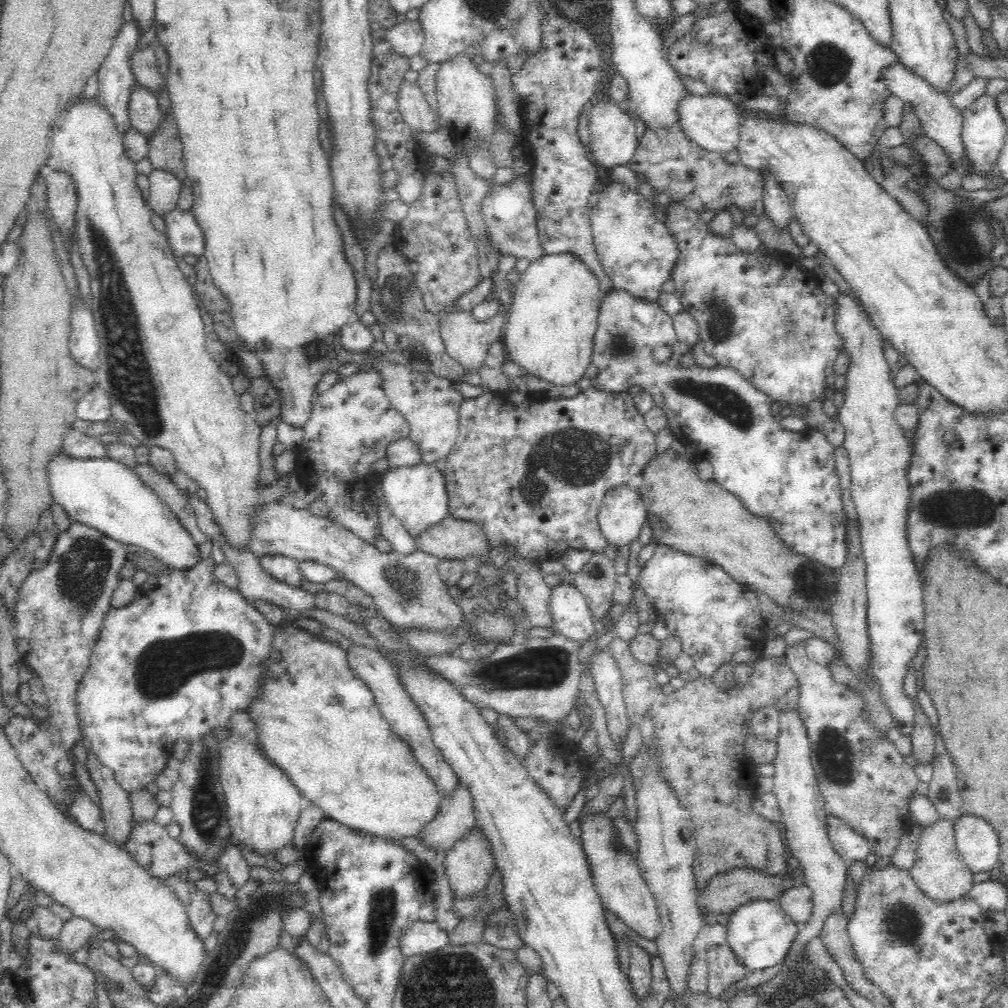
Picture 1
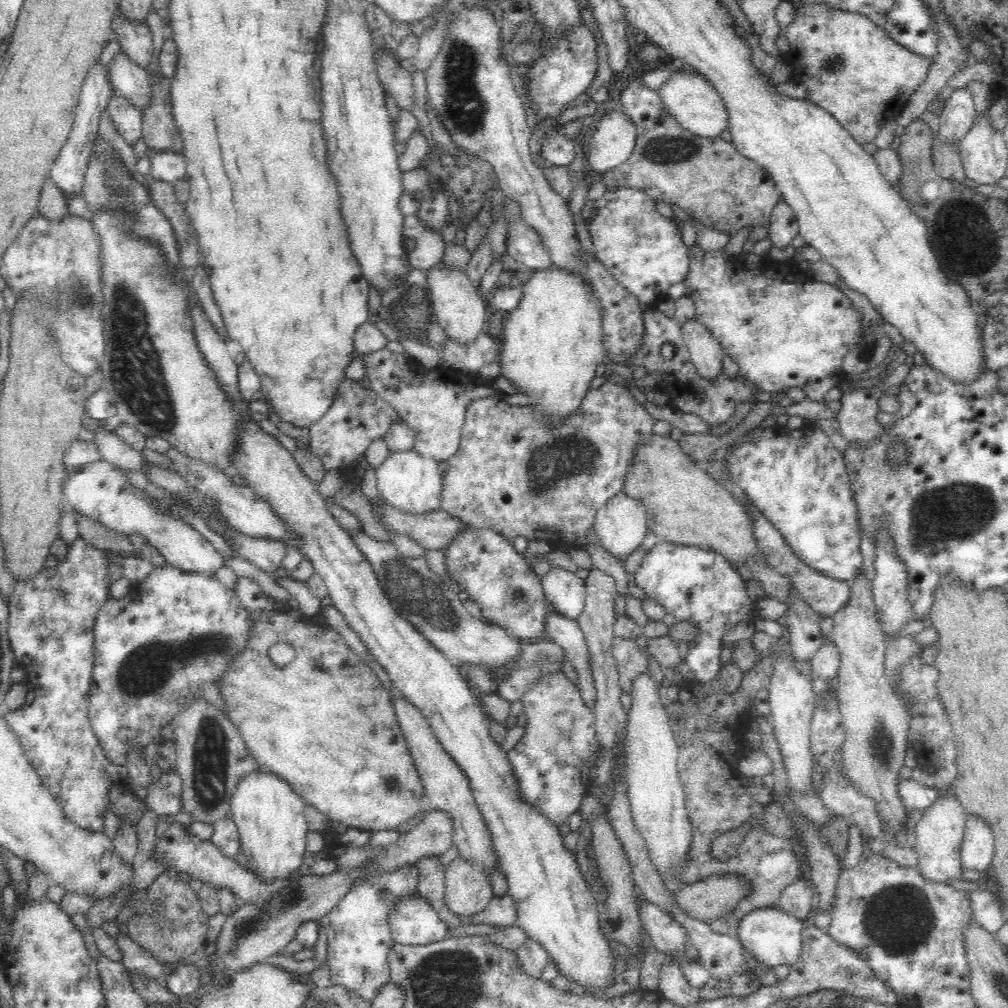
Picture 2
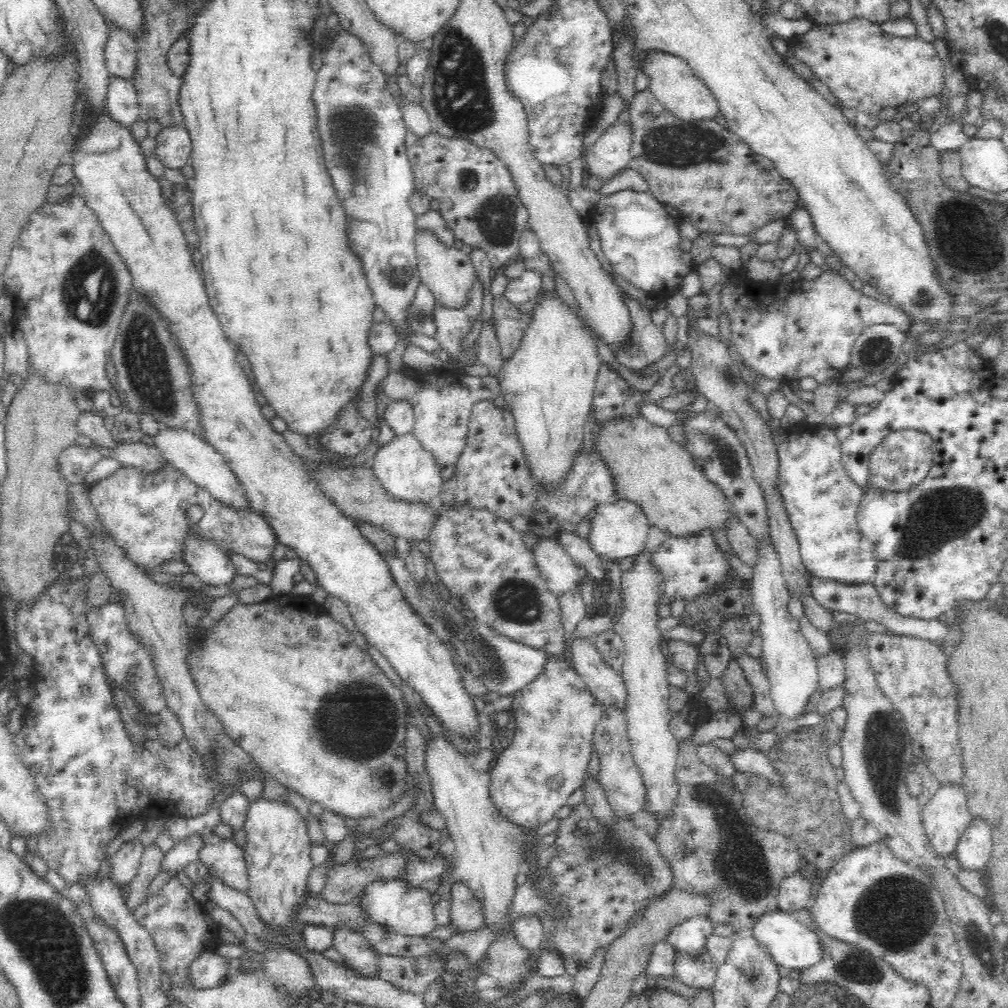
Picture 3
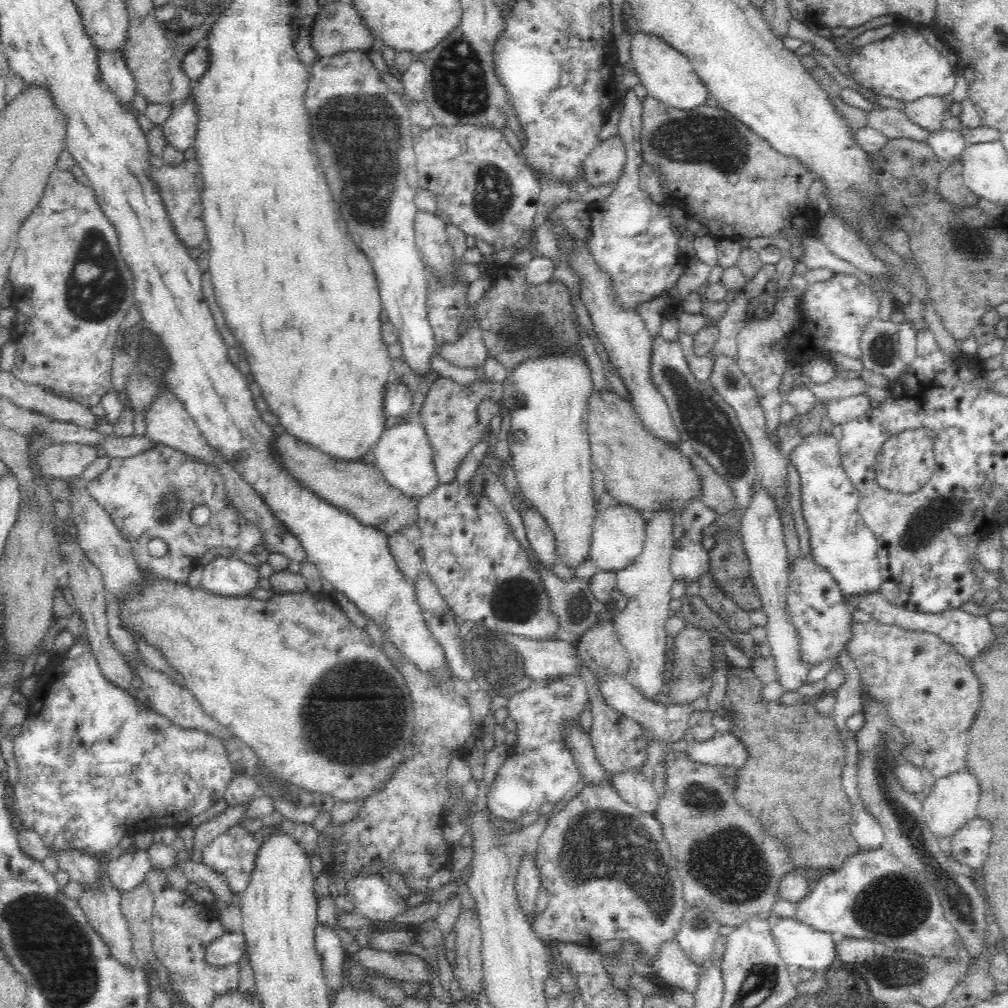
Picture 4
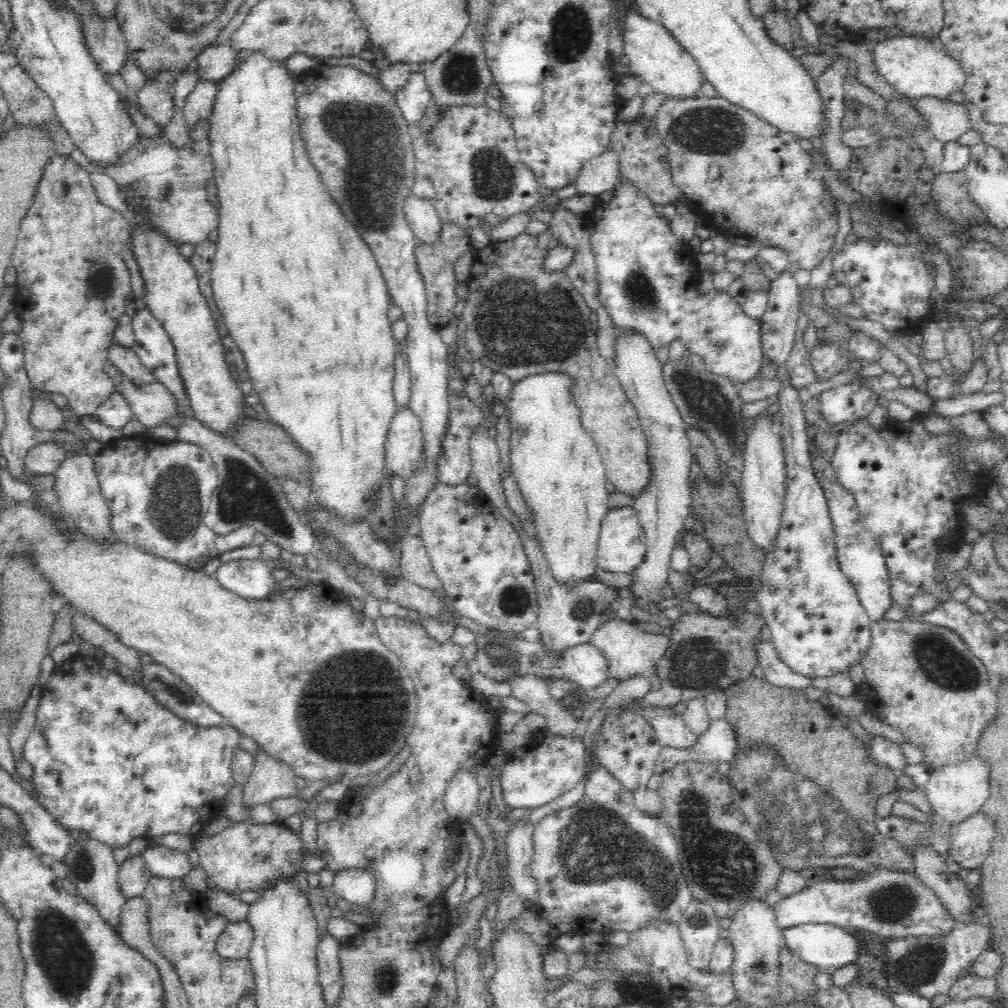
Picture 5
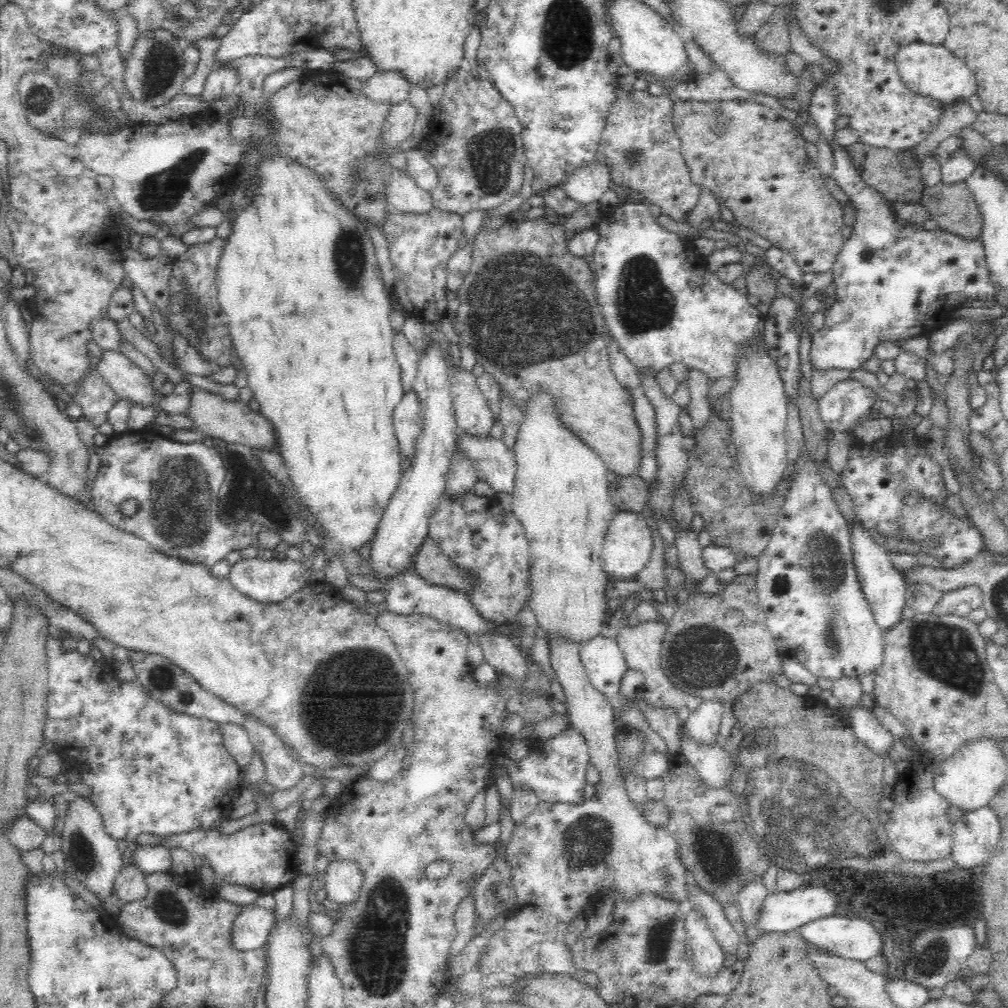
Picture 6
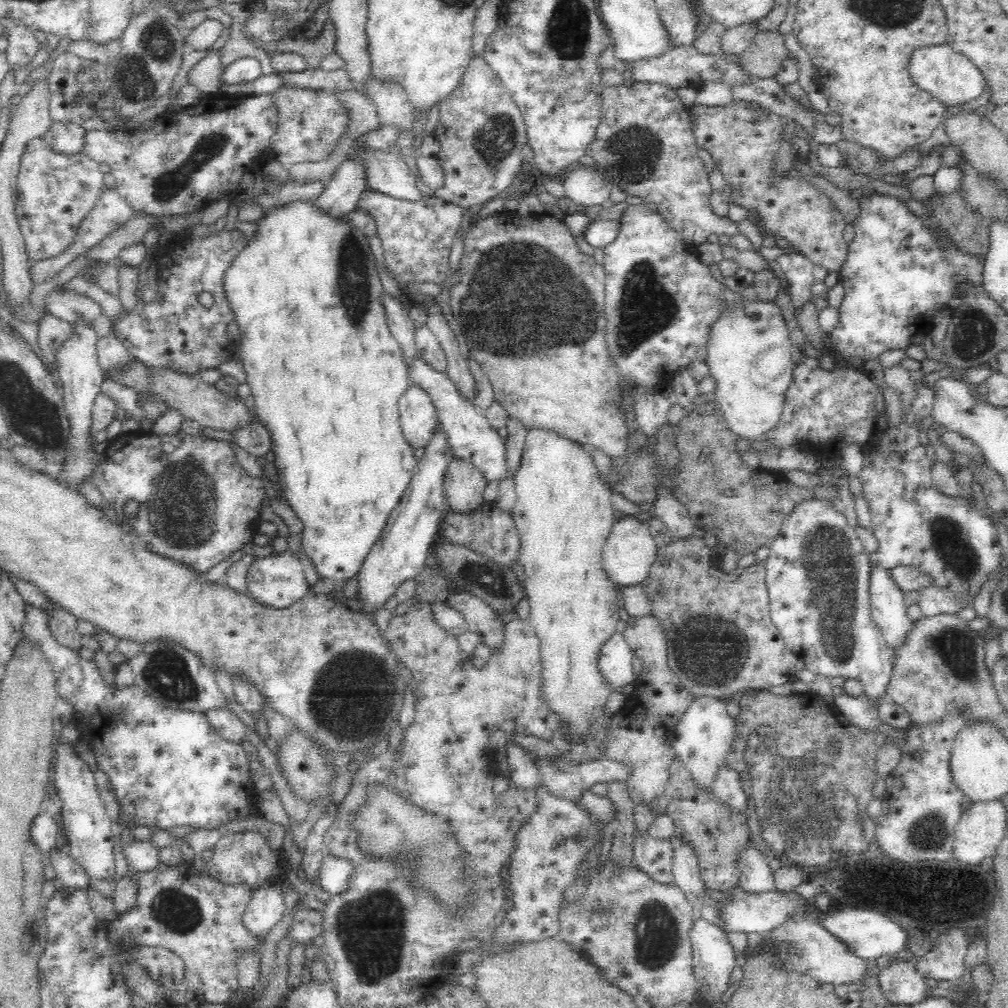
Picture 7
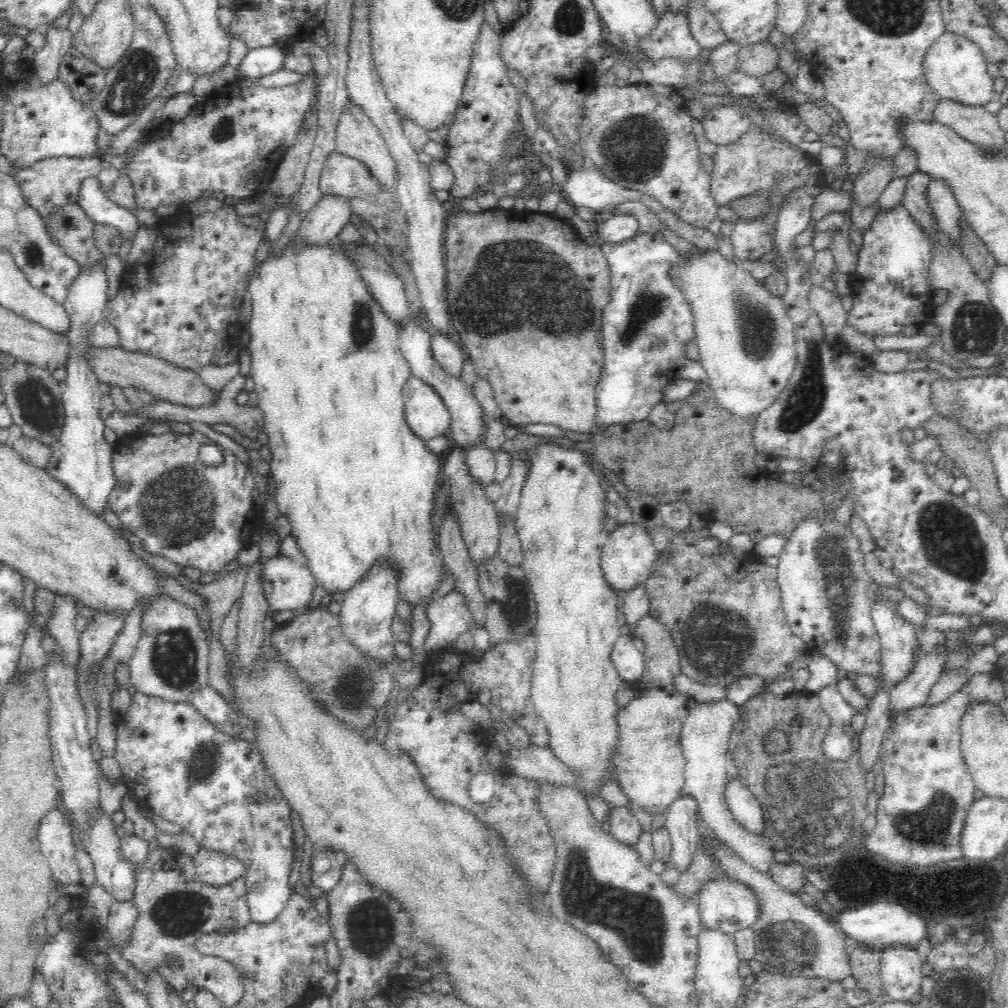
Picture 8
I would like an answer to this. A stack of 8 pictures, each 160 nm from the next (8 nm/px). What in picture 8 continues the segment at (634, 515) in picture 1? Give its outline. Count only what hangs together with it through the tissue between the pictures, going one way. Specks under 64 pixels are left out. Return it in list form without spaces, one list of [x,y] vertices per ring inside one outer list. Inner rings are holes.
[[[631,522],[619,525],[614,533],[607,536],[601,554],[601,567],[606,583],[616,592],[630,591],[643,585],[658,559],[651,534],[644,527]]]

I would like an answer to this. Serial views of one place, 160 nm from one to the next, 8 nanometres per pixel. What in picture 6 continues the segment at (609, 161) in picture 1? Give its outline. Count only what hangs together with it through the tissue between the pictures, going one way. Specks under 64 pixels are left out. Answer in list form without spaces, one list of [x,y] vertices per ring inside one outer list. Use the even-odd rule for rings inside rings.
[[[594,160],[588,165],[578,168],[566,182],[560,186],[566,194],[580,205],[599,201],[602,194],[609,190],[610,171],[601,162]]]

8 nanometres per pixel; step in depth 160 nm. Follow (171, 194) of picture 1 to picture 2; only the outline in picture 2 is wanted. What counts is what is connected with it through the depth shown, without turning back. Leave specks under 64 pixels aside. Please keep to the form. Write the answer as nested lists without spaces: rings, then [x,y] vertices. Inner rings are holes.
[[[166,149],[153,152],[151,155],[150,174],[153,174],[157,180],[166,180],[173,184],[187,174],[186,168],[183,151]]]

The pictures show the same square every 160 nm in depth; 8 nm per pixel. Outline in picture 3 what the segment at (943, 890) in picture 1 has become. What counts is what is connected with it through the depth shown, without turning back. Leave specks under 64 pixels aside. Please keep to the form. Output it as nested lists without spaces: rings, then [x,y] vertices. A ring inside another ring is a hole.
[[[942,783],[932,799],[922,806],[921,815],[926,836],[936,851],[946,858],[954,849],[960,835],[972,822],[968,798],[961,783]]]

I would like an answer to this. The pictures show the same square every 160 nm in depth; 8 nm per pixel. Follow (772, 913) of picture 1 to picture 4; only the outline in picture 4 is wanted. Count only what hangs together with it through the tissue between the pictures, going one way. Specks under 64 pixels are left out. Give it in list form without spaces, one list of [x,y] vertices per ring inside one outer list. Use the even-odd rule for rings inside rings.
[[[795,917],[774,919],[772,935],[791,969],[825,972],[838,959],[834,933],[812,928]]]

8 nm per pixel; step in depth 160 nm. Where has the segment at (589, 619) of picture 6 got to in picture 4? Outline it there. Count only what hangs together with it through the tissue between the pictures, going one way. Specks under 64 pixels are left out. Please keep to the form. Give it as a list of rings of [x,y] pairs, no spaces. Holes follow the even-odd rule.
[[[546,356],[546,358],[536,358],[536,360],[526,360],[518,366],[516,370],[509,371],[508,378],[503,382],[503,398],[501,399],[502,411],[511,416],[510,430],[508,432],[508,439],[511,440],[509,444],[509,452],[511,459],[511,468],[515,473],[516,484],[520,488],[520,494],[526,502],[538,509],[538,513],[542,514],[544,521],[548,524],[548,528],[554,534],[554,551],[558,561],[564,564],[564,567],[576,571],[586,560],[589,560],[590,550],[592,545],[592,536],[594,533],[594,524],[598,514],[599,508],[596,509],[596,492],[594,488],[594,466],[592,462],[592,453],[590,448],[589,435],[587,434],[587,416],[588,403],[587,396],[593,388],[592,379],[590,378],[590,369],[588,365],[583,363],[581,358],[571,358],[571,356]],[[522,430],[526,432],[526,439],[521,442],[516,441],[516,432]]]

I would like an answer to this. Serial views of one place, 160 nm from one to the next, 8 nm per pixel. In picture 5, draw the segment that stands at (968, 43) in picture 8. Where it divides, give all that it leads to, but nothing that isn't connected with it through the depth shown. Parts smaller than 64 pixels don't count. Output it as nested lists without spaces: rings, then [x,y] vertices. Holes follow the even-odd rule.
[[[906,36],[887,38],[877,45],[872,60],[878,74],[883,76],[896,92],[914,100],[928,96],[945,100],[950,94],[961,91],[966,83],[965,72],[960,62],[922,38]]]

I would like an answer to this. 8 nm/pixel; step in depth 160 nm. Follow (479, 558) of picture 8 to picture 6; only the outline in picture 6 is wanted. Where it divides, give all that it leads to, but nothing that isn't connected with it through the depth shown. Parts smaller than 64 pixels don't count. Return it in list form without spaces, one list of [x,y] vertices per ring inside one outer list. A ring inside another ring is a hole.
[[[459,450],[454,452],[445,484],[445,496],[466,496],[479,481],[474,465]]]

